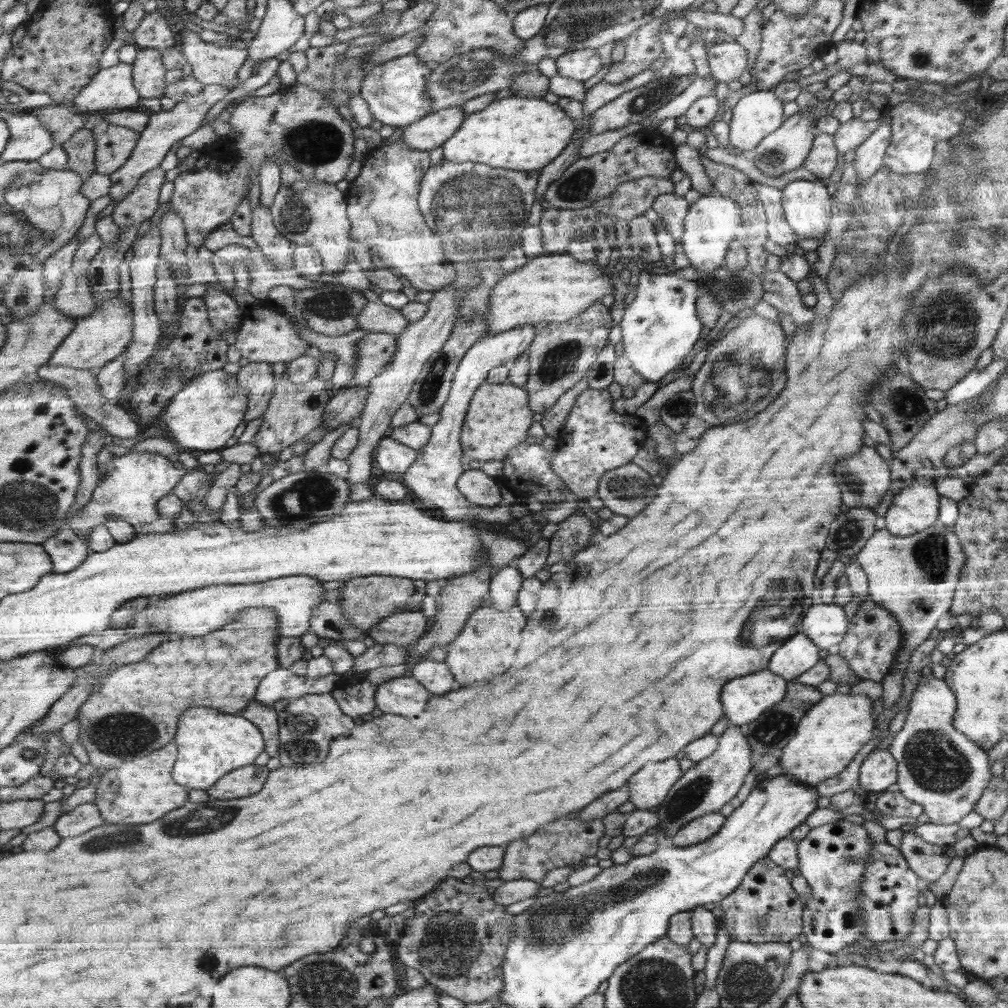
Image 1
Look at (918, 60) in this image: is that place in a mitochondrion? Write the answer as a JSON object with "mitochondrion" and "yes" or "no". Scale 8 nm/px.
{"mitochondrion":"yes"}

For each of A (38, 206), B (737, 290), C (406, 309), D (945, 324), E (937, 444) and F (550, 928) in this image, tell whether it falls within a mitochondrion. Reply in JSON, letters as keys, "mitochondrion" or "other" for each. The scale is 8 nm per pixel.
{"A":"mitochondrion","B":"mitochondrion","C":"other","D":"mitochondrion","E":"other","F":"mitochondrion"}

